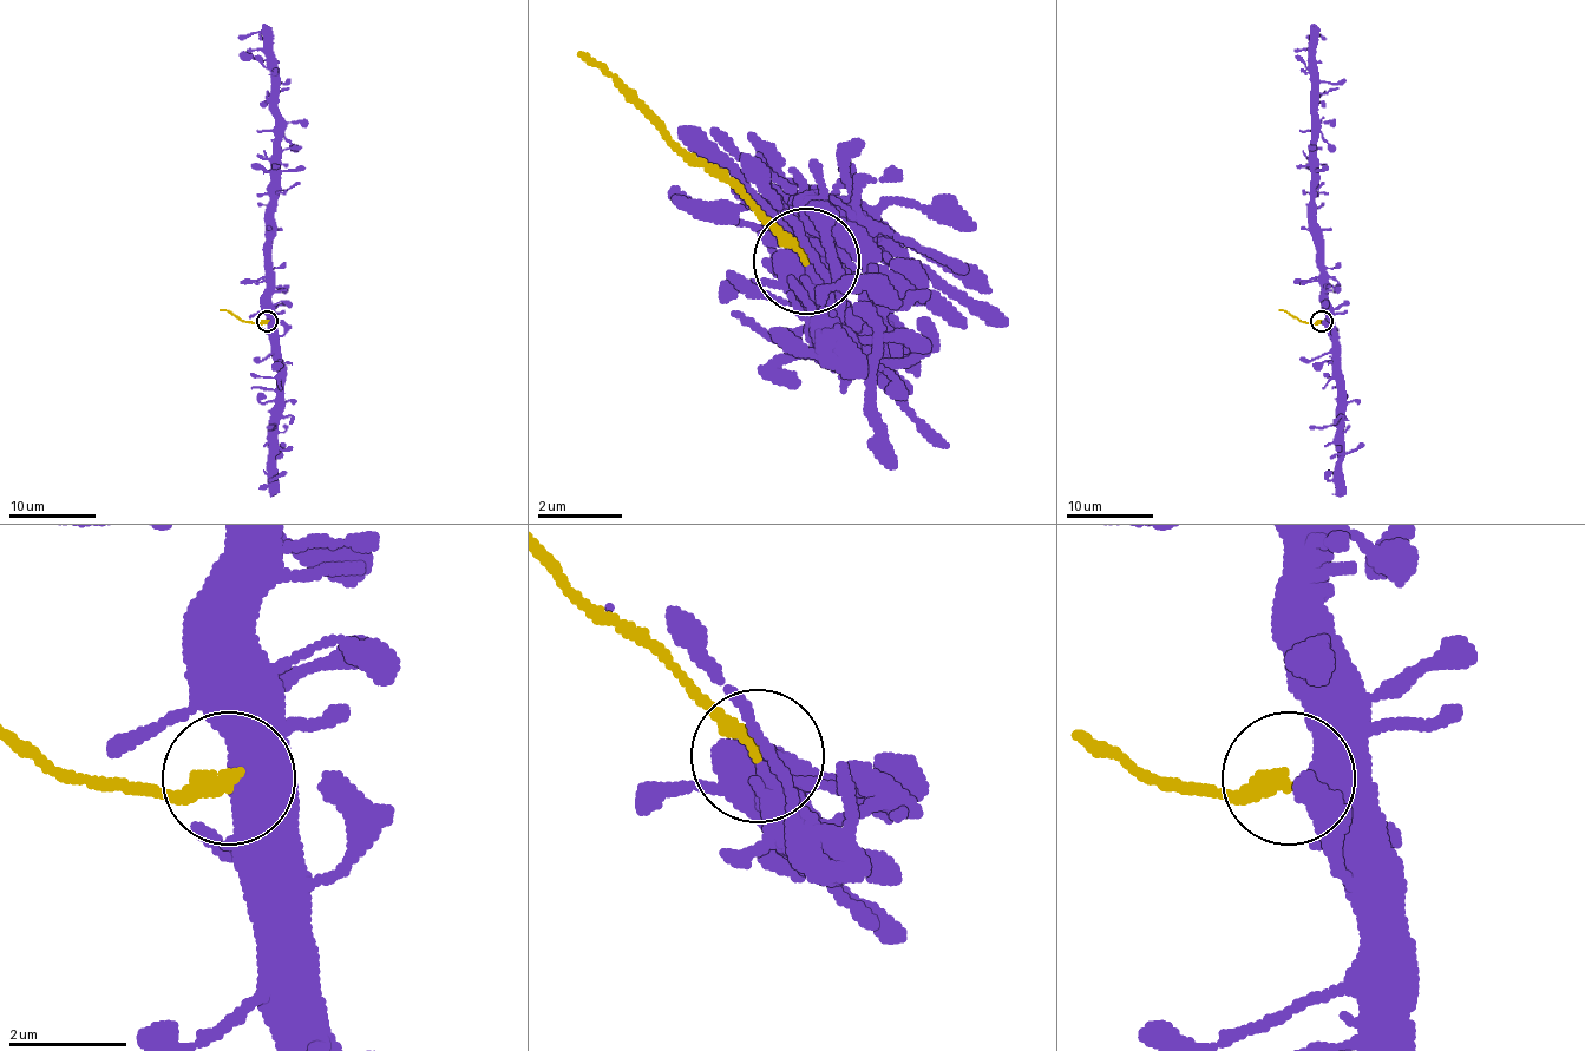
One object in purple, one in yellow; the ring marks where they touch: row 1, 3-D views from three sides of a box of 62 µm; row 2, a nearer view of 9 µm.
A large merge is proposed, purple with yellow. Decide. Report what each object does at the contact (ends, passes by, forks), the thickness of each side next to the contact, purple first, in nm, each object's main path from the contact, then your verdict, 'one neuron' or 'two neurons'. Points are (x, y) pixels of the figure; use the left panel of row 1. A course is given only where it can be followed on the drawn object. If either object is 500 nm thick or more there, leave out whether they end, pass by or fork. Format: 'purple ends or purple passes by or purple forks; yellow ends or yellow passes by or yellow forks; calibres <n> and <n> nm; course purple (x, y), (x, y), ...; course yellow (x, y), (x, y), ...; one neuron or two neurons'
calibres 550 and 300 nm; course purple (267, 322), (276, 155), (274, 52), (272, 41), (263, 32), (238, 37); course yellow (267, 322), (251, 323), (220, 309); two neurons

